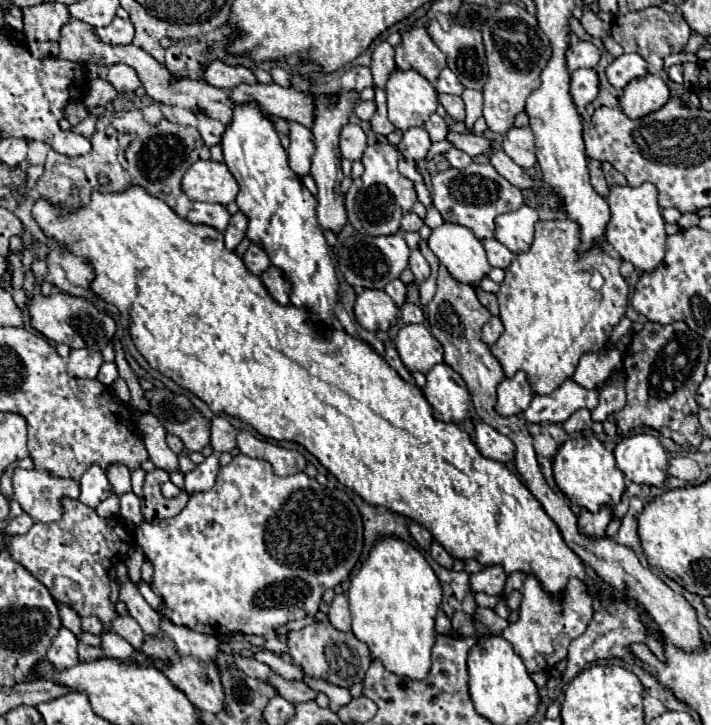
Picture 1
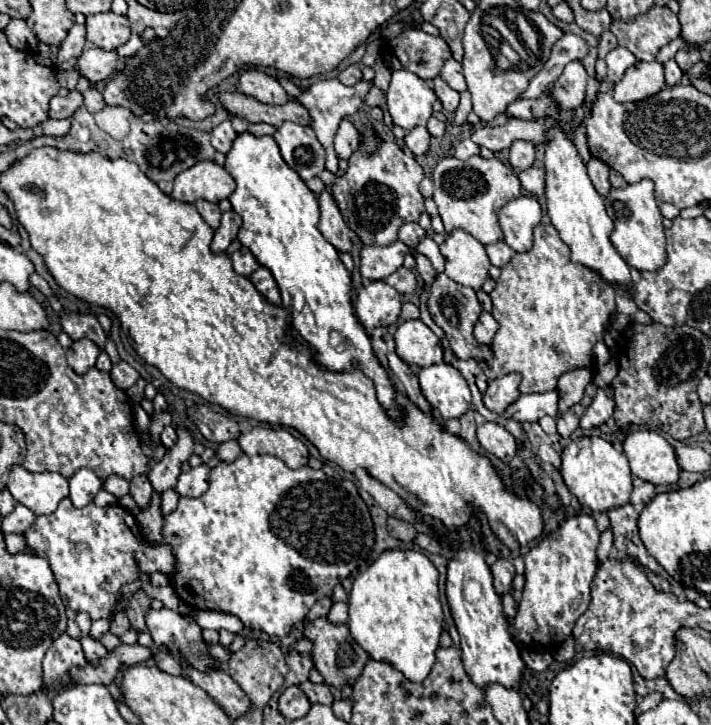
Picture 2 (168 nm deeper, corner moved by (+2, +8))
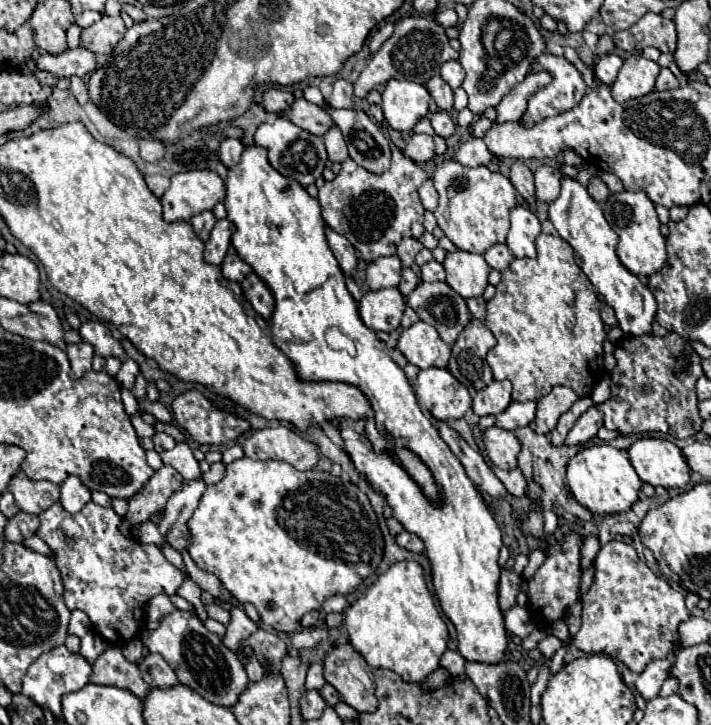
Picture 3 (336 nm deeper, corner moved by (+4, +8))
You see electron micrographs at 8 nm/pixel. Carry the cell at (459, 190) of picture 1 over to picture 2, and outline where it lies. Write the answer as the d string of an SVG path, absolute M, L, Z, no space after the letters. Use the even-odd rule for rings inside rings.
M473 156L471 160L463 162L463 160L457 160L457 158L441 158L439 164L435 166L433 170L433 184L435 184L435 194L433 194L433 200L439 208L439 216L443 220L443 226L445 226L445 234L449 236L453 230L465 230L467 234L471 234L475 240L479 240L483 246L487 244L493 244L493 242L499 242L503 240L503 232L501 232L501 226L499 226L499 210L521 196L521 184L517 180L517 176L511 172L509 166L505 166L503 162L499 162L497 158L483 158L483 156Z

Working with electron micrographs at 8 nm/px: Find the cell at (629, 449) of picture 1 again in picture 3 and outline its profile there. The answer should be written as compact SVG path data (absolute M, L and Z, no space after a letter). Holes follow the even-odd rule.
M639 438L627 452L643 482L663 488L683 488L689 484L691 468L673 442L661 438Z

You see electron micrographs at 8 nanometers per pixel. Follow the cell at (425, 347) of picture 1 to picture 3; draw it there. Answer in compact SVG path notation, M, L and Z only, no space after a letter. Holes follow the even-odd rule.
M421 320L401 332L397 348L403 352L407 362L421 370L431 366L445 368L451 356L451 348L439 338L437 330Z

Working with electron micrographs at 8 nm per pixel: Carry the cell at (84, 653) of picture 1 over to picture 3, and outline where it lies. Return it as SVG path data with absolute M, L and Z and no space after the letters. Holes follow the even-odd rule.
M111 646L93 662L93 672L89 676L89 682L125 688L141 700L149 690L149 684L145 684L145 680L141 678L139 668L127 662L119 648L111 648Z

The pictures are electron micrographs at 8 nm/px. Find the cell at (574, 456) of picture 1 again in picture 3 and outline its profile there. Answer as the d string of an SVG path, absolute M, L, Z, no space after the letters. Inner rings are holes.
M595 444L579 448L575 456L569 458L567 464L567 486L575 500L585 506L593 514L619 514L627 512L639 496L641 480L631 466L629 458L621 454L621 450L609 444Z

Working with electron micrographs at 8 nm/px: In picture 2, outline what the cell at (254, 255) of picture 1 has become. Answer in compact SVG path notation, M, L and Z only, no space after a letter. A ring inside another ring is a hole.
M245 246L241 250L237 250L235 254L231 254L229 258L231 258L233 270L241 276L251 276L251 272L255 272L255 268L259 268L259 262L251 254L251 250L245 248Z

